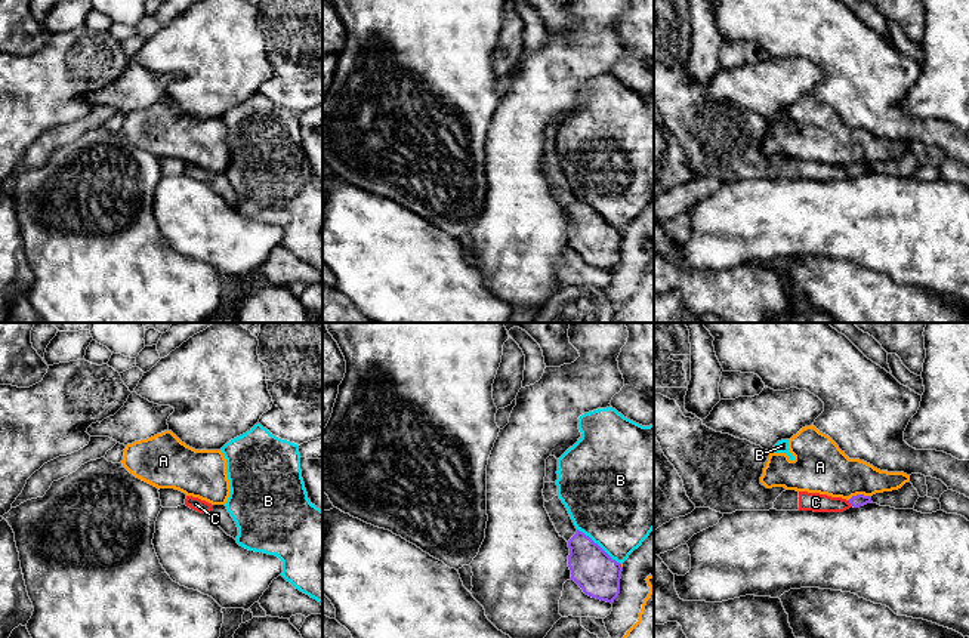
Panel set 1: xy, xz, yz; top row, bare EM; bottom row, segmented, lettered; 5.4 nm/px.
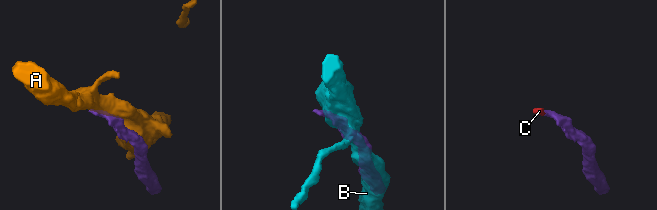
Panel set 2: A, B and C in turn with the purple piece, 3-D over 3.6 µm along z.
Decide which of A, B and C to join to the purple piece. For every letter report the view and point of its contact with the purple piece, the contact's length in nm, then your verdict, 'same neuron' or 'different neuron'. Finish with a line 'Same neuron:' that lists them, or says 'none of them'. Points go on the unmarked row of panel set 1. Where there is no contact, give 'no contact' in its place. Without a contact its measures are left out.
A: yz (858, 163) | 120 nm | different neuron
B: xz (598, 213) | 300 nm | different neuron
C: yz (849, 170) | 40 nm | same neuron
Same neuron: C

